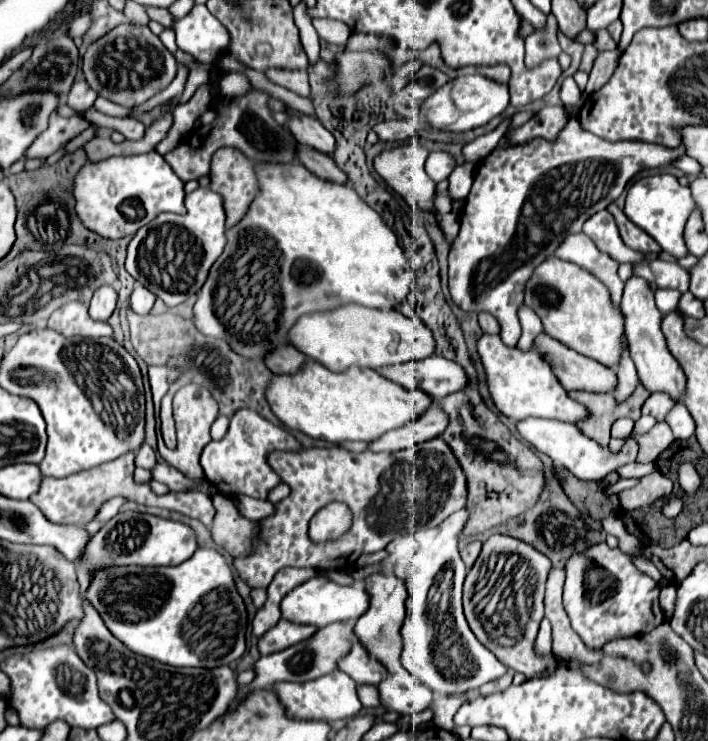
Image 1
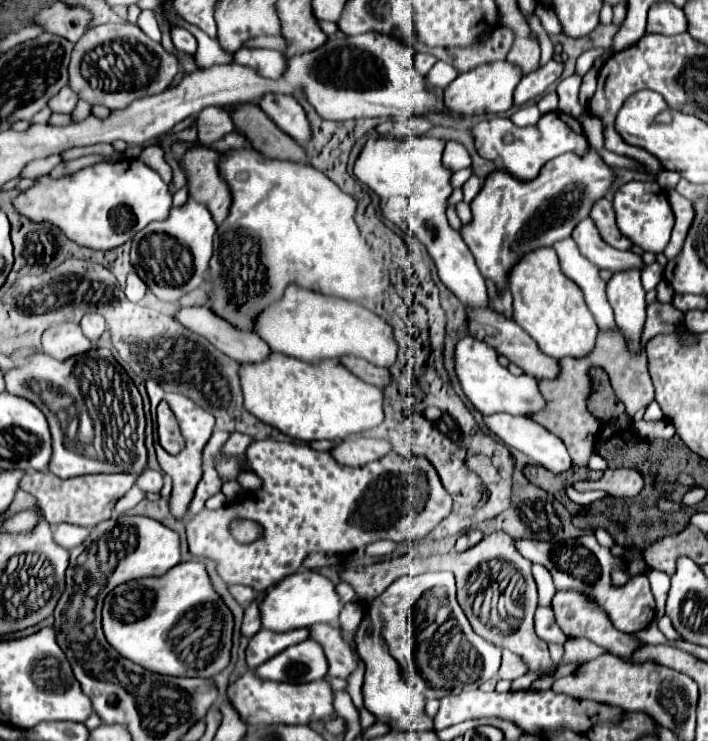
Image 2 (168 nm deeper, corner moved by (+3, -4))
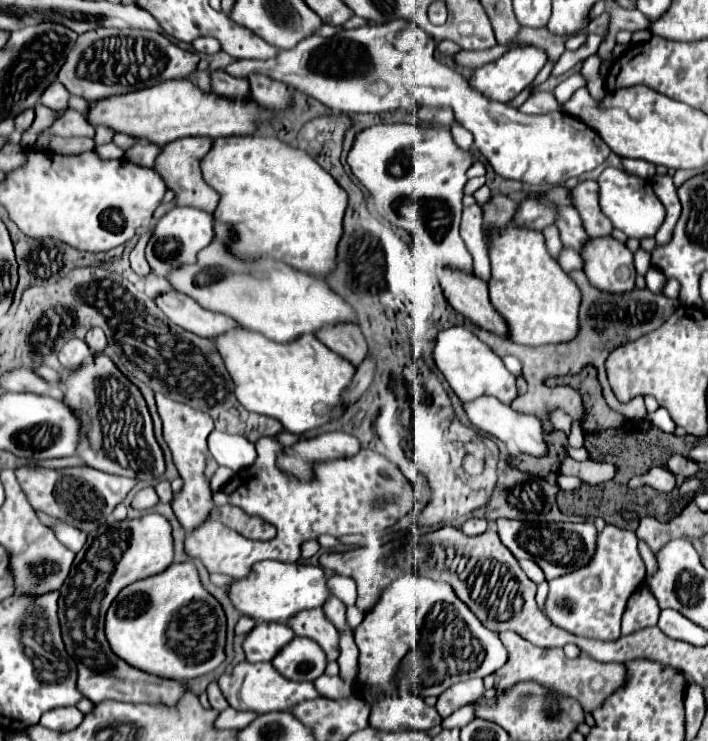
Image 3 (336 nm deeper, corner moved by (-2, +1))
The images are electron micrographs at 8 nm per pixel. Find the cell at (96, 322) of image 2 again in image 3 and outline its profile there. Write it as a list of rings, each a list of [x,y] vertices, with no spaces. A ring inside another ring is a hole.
[[[101,327],[89,329],[87,335],[85,335],[85,341],[87,341],[87,345],[89,345],[89,349],[93,353],[101,353],[105,349],[105,345],[107,345],[107,339],[105,339],[105,333],[103,333]]]

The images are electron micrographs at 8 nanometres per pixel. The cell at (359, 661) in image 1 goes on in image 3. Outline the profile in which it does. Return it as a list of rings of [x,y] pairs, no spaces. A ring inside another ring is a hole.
[[[321,609],[317,611],[303,611],[297,619],[291,619],[289,625],[297,631],[299,637],[309,637],[321,645],[329,661],[337,661],[339,657],[339,631],[325,619]]]

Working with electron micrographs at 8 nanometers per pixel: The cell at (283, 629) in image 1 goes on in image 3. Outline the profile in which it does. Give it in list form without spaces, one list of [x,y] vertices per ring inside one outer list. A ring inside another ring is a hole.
[[[259,623],[243,641],[247,661],[271,661],[295,637],[287,623]]]

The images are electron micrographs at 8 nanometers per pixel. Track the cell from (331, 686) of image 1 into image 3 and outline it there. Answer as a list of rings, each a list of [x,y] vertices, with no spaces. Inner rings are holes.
[[[243,661],[239,663],[231,673],[223,673],[219,677],[219,687],[225,695],[225,699],[229,701],[229,705],[237,711],[255,711],[259,715],[263,713],[271,713],[271,711],[289,711],[295,705],[309,701],[309,699],[317,699],[321,697],[315,689],[313,683],[309,681],[289,681],[283,675],[279,675],[271,663],[249,663]]]

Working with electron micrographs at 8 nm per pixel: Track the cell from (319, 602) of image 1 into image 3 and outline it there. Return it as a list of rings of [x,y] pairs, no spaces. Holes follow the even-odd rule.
[[[265,560],[253,567],[253,575],[249,579],[239,579],[229,589],[229,597],[241,615],[253,617],[257,623],[261,621],[279,621],[287,623],[293,615],[305,609],[317,609],[327,603],[331,591],[327,587],[327,577],[321,567]]]

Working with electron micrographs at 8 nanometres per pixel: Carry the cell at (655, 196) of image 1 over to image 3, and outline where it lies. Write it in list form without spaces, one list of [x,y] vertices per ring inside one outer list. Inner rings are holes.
[[[607,167],[599,177],[599,193],[601,193],[599,203],[601,203],[603,213],[611,219],[613,227],[621,229],[627,237],[633,237],[639,241],[647,237],[655,237],[655,233],[665,221],[665,207],[655,195],[651,181],[647,179],[629,175],[623,169]]]

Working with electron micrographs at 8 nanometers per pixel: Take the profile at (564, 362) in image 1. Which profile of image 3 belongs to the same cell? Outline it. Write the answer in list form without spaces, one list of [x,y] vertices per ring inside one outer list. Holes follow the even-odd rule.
[[[453,269],[439,271],[439,279],[449,305],[457,313],[483,331],[511,339],[509,325],[489,301],[489,289],[483,279]]]

